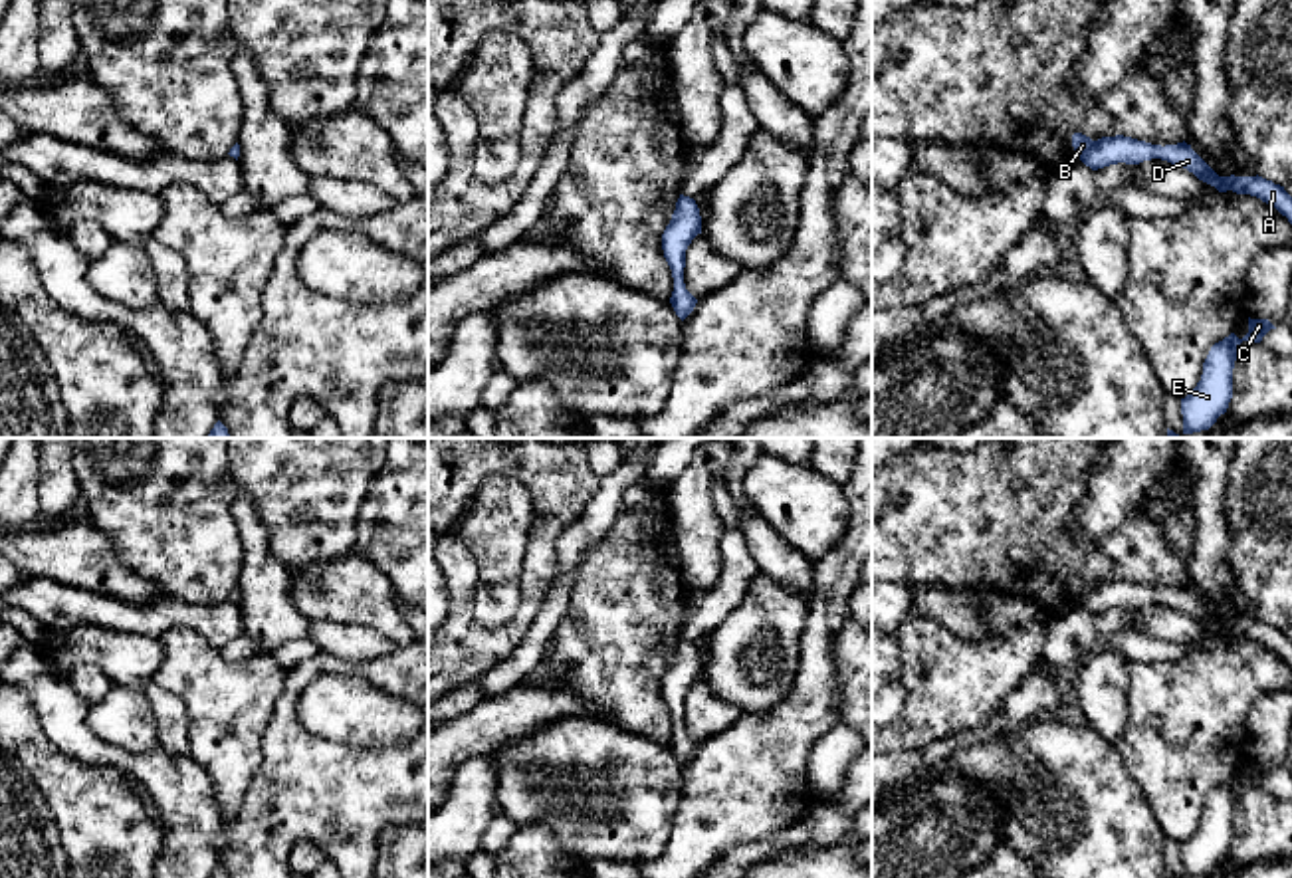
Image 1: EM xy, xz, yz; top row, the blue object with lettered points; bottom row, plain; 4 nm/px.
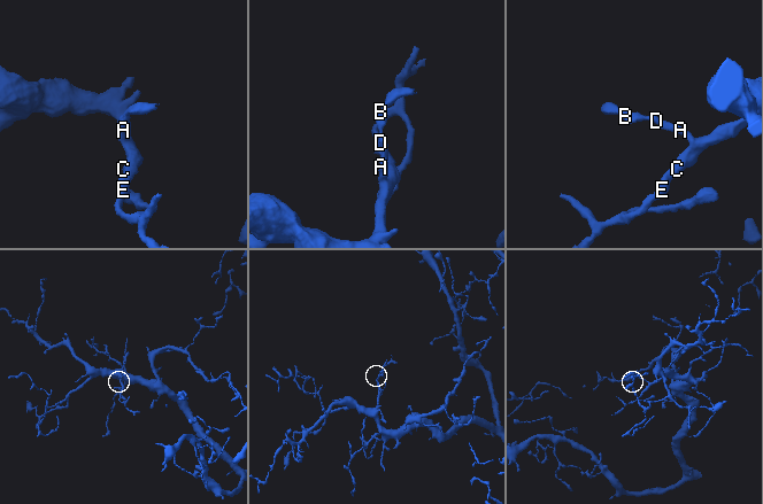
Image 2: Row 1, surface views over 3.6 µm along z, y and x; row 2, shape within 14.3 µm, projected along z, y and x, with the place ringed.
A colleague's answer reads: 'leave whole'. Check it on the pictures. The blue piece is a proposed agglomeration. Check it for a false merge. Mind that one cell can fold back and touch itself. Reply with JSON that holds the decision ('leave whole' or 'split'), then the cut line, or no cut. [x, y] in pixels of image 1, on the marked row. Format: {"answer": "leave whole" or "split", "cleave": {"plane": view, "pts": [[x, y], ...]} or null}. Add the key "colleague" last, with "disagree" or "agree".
{"answer": "leave whole", "cleave": null, "colleague": "agree"}

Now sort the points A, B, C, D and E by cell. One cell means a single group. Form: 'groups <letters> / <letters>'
groups A B C D E

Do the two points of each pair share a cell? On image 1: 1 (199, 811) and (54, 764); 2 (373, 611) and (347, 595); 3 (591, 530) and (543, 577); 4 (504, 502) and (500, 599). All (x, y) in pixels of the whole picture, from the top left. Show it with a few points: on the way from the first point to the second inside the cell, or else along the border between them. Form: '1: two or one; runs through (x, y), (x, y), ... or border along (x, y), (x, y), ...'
1: two; border along (107, 764), (123, 769), (139, 787), (161, 837)
2: one; runs through (367, 605), (353, 595)
3: two; border along (565, 528), (559, 536), (557, 575), (539, 607)
4: one; runs through (500, 526), (500, 575)

